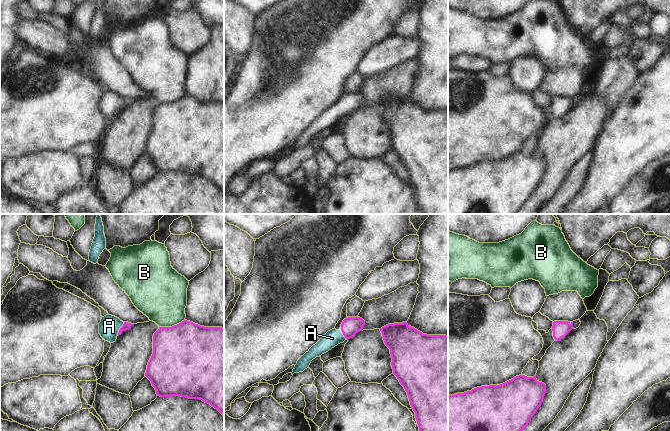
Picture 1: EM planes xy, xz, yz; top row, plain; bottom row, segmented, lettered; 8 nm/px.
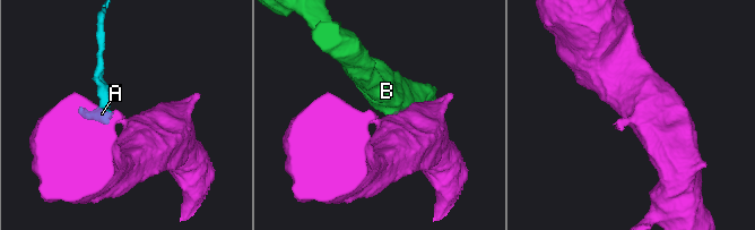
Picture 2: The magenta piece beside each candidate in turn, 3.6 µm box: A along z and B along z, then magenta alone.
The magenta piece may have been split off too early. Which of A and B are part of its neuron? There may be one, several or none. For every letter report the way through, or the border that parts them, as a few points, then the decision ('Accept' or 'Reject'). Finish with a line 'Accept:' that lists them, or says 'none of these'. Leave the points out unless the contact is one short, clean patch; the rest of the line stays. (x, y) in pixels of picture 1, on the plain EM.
A: Path across: xy (126, 102), (120, 105), (109, 102). Accept
B: Reject
Accept: A.

